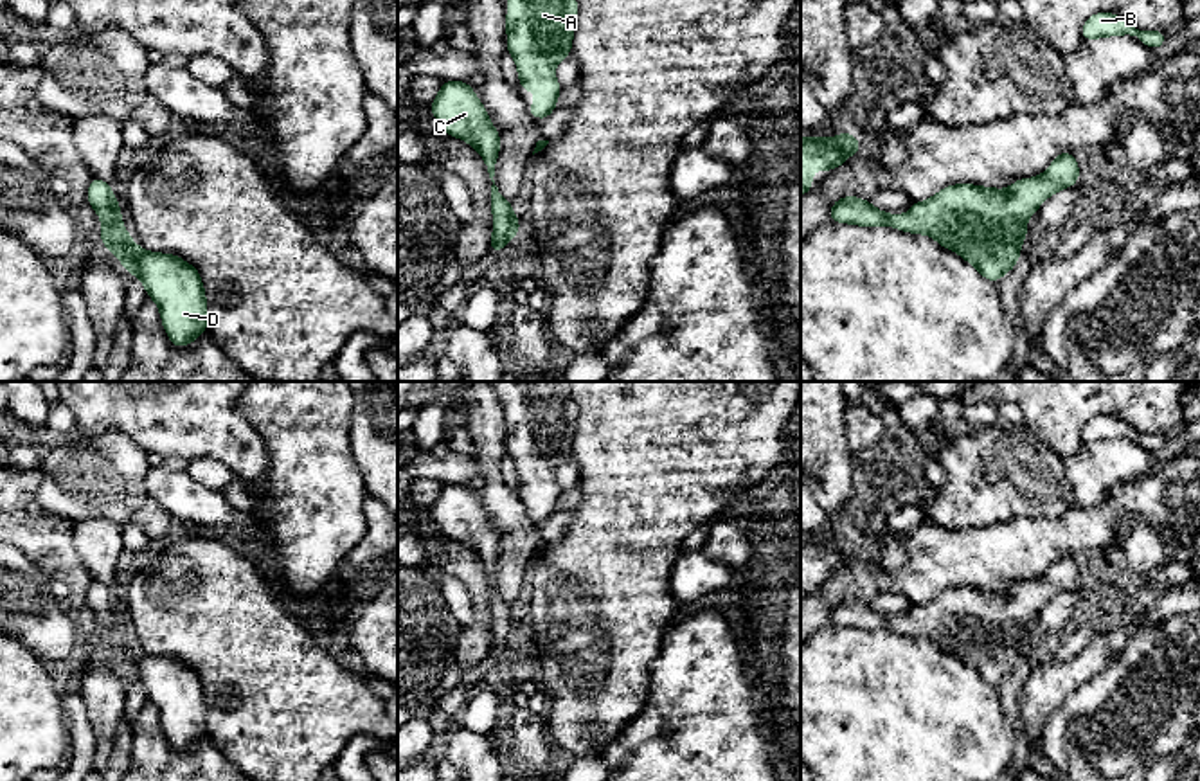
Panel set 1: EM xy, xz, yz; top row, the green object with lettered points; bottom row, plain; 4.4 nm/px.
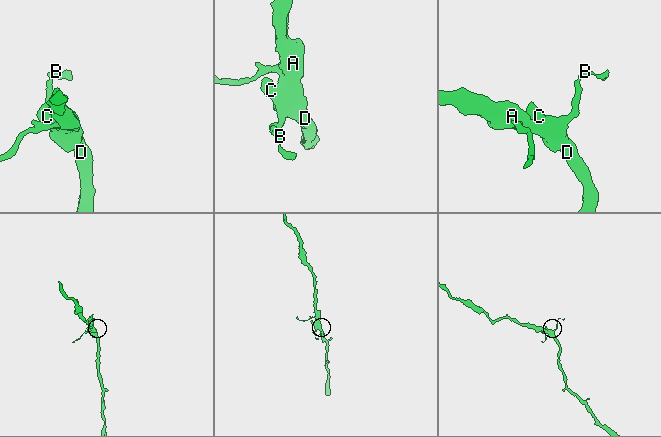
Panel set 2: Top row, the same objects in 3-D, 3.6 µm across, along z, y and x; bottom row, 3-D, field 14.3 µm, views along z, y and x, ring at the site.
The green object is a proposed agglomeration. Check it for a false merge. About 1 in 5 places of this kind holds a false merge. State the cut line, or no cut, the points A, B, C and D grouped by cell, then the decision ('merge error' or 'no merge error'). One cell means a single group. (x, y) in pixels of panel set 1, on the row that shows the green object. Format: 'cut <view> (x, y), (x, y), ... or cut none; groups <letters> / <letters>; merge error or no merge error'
cut none; groups A B C D; no merge error

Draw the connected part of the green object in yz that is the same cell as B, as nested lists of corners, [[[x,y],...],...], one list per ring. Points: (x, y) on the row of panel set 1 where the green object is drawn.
[[[1094,13],[1081,27],[1083,41],[1119,34],[1135,36],[1150,49],[1160,49],[1168,41],[1162,29],[1137,31],[1130,22],[1112,13]]]

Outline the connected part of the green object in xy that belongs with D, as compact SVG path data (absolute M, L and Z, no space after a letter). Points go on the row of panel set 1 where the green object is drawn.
M92 178L90 207L103 218L97 234L128 274L137 275L149 299L158 304L164 329L176 347L187 347L207 331L207 299L200 272L173 254L142 250L126 232L112 184Z

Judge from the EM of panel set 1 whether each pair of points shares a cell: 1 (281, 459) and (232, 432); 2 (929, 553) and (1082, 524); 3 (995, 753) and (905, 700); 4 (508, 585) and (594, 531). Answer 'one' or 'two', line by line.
1: two
2: one
3: one
4: two

